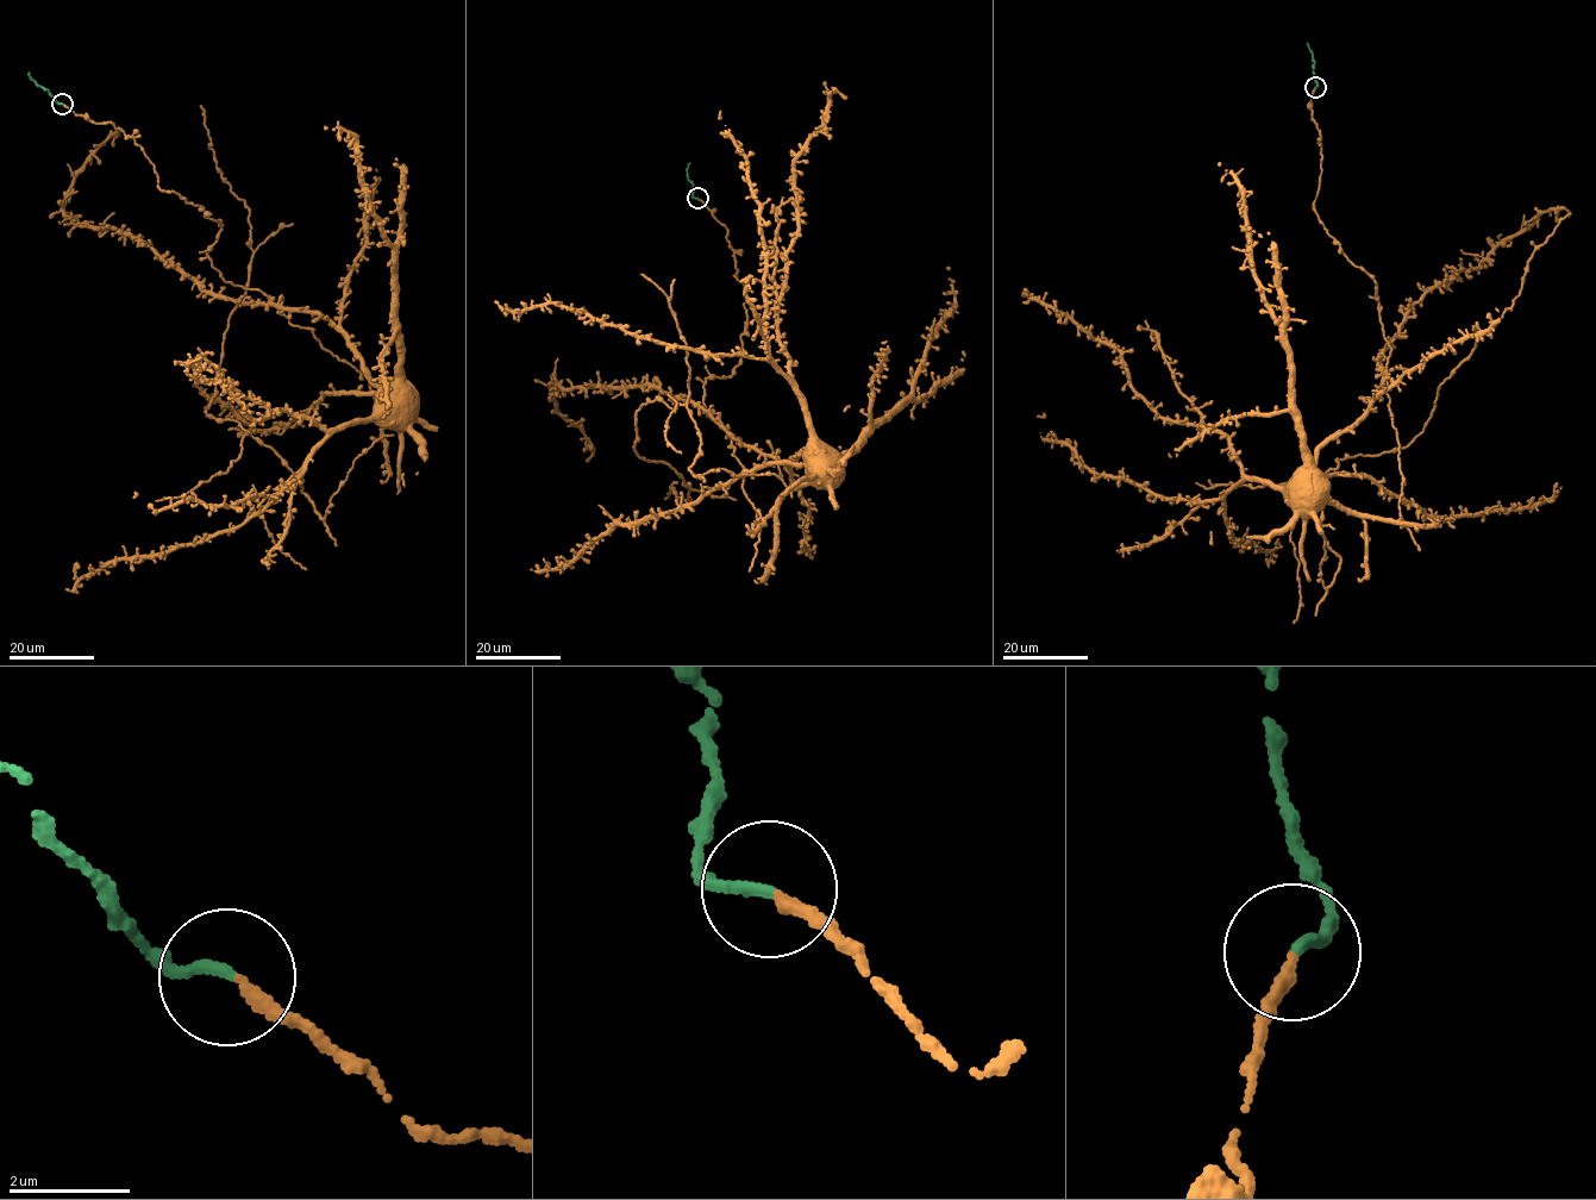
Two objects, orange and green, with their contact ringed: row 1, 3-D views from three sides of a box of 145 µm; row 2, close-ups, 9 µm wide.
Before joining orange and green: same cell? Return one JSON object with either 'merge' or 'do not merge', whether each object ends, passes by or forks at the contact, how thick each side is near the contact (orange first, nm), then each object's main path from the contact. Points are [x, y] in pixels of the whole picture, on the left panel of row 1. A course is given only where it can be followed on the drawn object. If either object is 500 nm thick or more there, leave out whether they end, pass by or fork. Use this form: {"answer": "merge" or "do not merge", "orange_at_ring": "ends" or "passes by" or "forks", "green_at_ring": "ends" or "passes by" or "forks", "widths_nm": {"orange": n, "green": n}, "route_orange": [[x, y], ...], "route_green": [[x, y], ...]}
{"answer": "merge", "orange_at_ring": "ends", "green_at_ring": "ends", "widths_nm": {"orange": 220, "green": 190}, "route_orange": [[63, 104], [133, 138], [160, 188], [219, 220], [218, 239], [207, 256], [223, 280], [340, 326], [385, 406]], "route_green": [[62, 104], [36, 83], [29, 73]]}

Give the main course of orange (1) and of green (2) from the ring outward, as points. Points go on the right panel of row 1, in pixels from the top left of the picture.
1: (1315, 88), (1314, 208), (1374, 279), (1391, 349), (1366, 411), (1293, 485)
2: (1315, 88), (1314, 66), (1307, 43)

